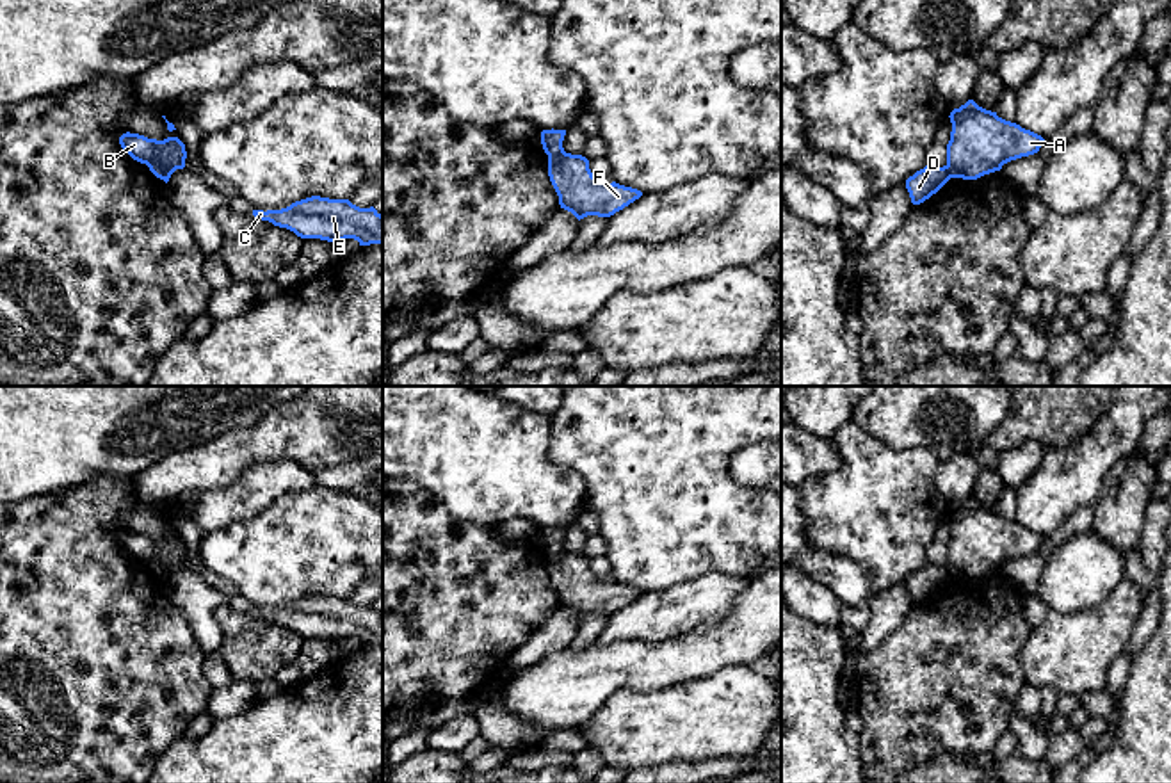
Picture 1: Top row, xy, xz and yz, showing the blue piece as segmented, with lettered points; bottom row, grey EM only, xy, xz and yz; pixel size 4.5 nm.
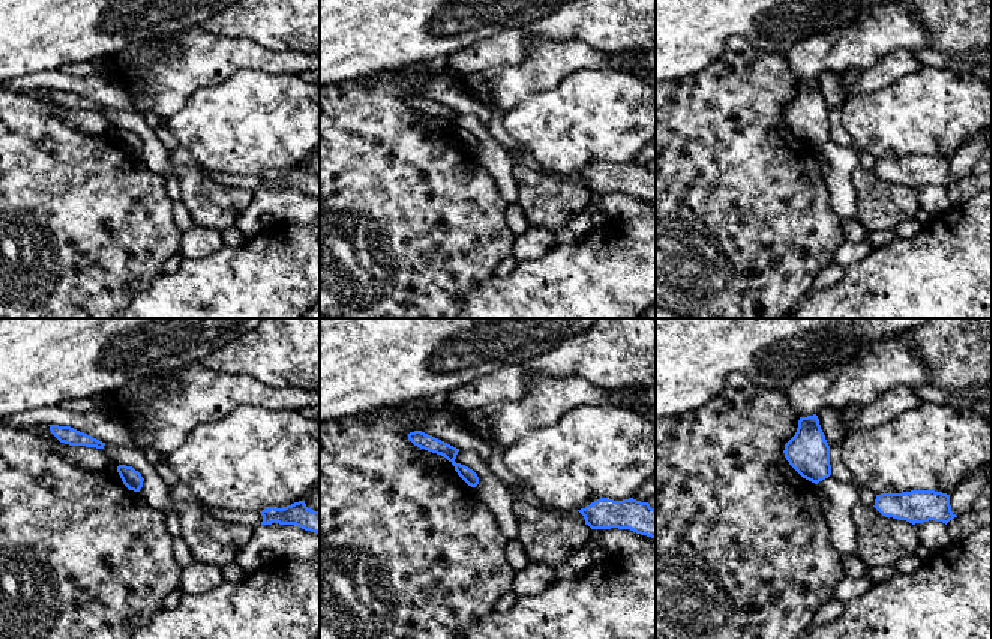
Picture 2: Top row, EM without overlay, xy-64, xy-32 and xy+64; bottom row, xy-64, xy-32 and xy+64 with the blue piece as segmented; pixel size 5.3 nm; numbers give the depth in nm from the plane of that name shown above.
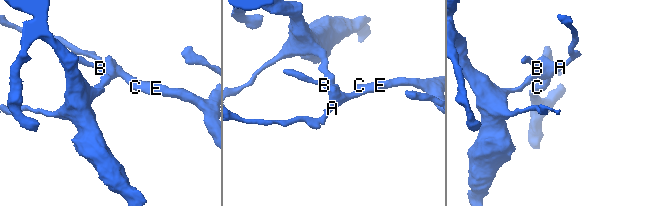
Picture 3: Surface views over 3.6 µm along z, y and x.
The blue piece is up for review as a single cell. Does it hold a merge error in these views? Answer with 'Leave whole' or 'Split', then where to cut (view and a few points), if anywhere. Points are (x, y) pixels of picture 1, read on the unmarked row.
Split. Split along xz (565, 550), (549, 556)

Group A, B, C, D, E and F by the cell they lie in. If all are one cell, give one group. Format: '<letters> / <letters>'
A B C E F / D

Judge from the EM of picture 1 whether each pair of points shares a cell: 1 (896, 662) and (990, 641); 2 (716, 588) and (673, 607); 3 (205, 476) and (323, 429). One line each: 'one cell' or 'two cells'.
1: one cell
2: one cell
3: one cell

